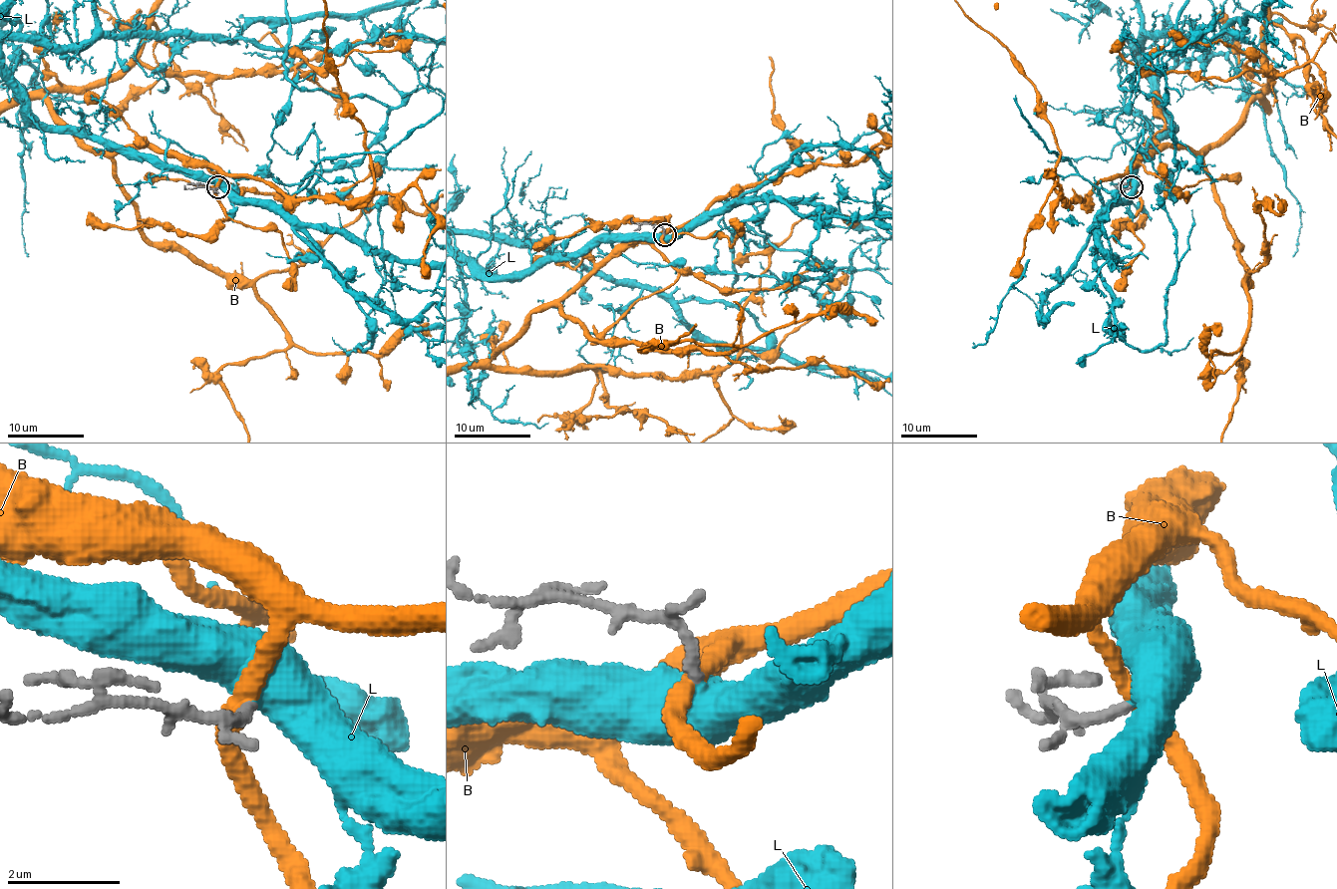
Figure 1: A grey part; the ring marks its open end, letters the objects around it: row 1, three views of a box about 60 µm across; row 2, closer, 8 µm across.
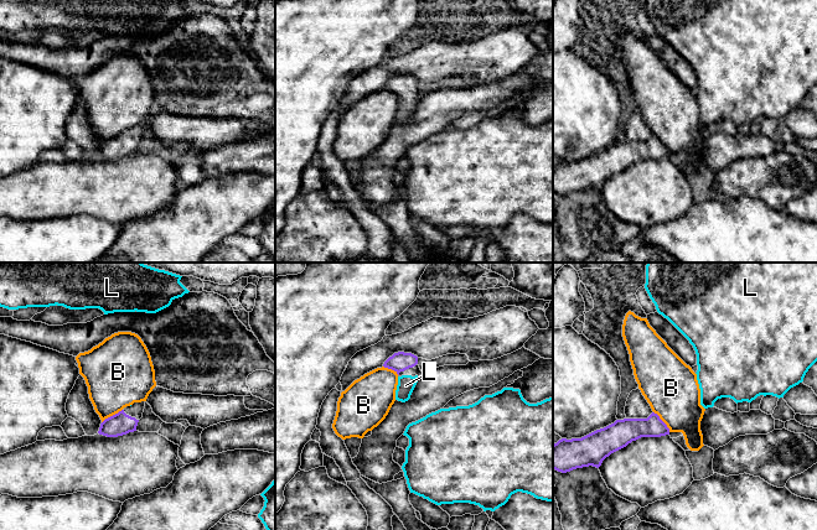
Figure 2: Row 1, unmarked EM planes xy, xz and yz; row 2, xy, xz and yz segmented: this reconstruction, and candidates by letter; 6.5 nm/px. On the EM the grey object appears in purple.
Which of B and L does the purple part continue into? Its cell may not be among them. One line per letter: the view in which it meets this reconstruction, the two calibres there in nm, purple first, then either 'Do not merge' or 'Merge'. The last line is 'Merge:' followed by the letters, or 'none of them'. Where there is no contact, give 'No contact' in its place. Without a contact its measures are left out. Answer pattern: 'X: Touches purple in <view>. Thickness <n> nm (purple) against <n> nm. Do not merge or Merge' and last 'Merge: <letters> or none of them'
B: Touches purple in yz. Thickness 160 nm (purple) against 360 nm. Do not merge
L: No contact. Merge
Merge: L

